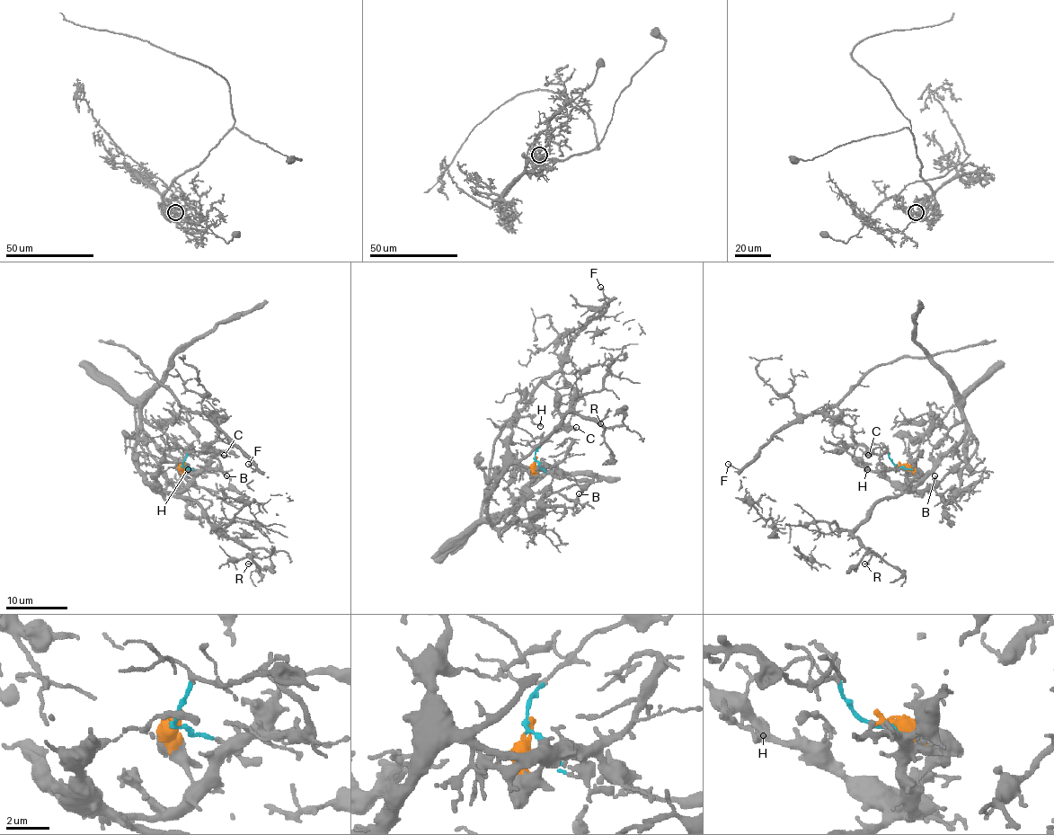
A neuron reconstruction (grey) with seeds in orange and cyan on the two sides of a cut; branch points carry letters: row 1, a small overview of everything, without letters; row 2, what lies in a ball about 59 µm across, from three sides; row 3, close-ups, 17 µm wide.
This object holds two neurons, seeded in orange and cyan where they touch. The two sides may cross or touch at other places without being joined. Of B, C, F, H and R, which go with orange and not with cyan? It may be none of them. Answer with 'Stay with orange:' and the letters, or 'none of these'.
Stay with orange: B, H, R

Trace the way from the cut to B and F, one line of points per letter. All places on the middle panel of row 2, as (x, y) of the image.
B: (535, 458), (539, 470), (515, 463), (499, 480), (489, 501), (494, 527), (526, 524), (565, 487), (579, 493)
F: (535, 458), (570, 409), (572, 386), (562, 359), (570, 341), (605, 310), (607, 299), (600, 287)

